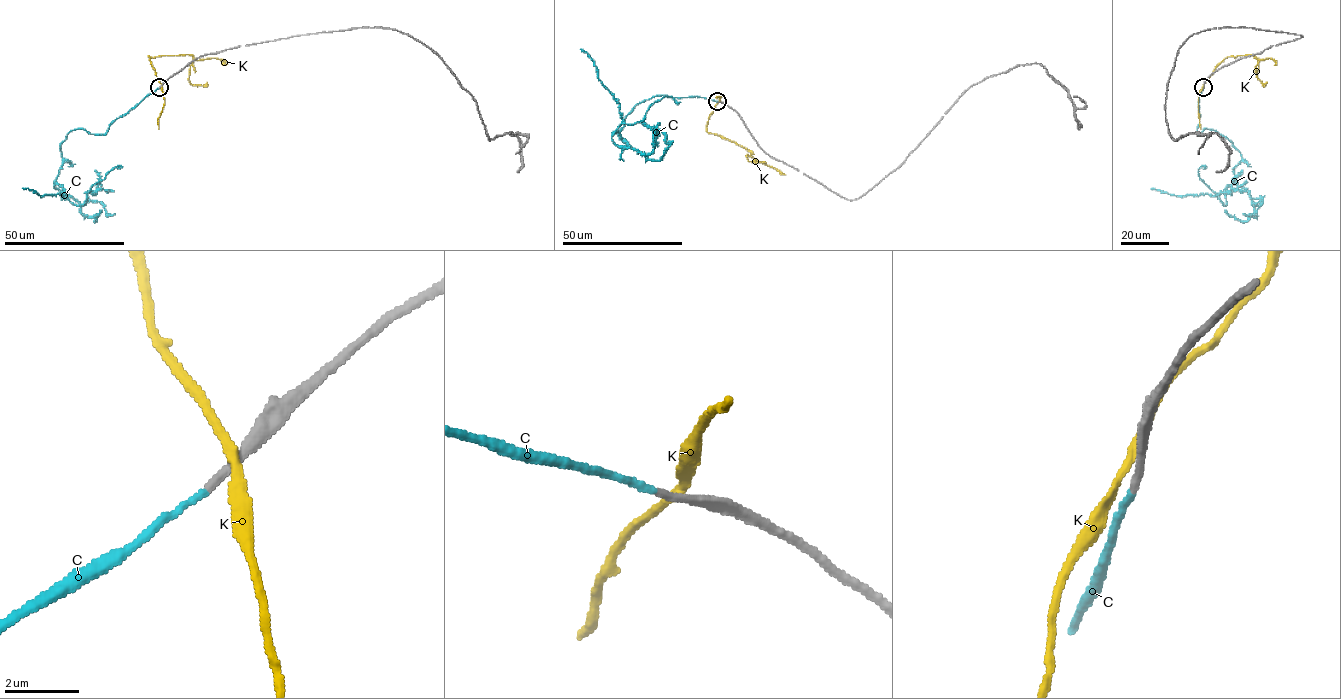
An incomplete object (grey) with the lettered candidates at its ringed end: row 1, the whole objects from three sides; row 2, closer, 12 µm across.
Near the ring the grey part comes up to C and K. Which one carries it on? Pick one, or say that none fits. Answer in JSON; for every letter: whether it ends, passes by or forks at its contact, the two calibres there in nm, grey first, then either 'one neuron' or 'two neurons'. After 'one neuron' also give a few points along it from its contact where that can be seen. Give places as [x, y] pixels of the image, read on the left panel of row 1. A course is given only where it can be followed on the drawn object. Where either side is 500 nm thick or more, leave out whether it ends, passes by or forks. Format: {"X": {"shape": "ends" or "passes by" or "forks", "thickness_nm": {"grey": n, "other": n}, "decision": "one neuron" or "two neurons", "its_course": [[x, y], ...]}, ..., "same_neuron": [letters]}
{"C": {"shape": "ends", "thickness_nm": {"grey": 200, "other": 180}, "decision": "one neuron", "its_course": [[159, 87], [104, 134], [72, 130], [60, 145], [55, 180], [78, 205], [122, 167]]}, "K": {"shape": "passes by", "thickness_nm": {"grey": 360, "other": 240}, "decision": "two neurons"}, "same_neuron": ["C"]}

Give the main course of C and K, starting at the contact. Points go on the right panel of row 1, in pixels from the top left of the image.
C: (1204, 87), (1196, 134), (1214, 130), (1240, 153), (1225, 205), (1199, 177), (1198, 169), (1204, 167)
K: (1204, 85), (1225, 58), (1252, 54), (1257, 59), (1257, 78), (1264, 85), (1266, 82)

